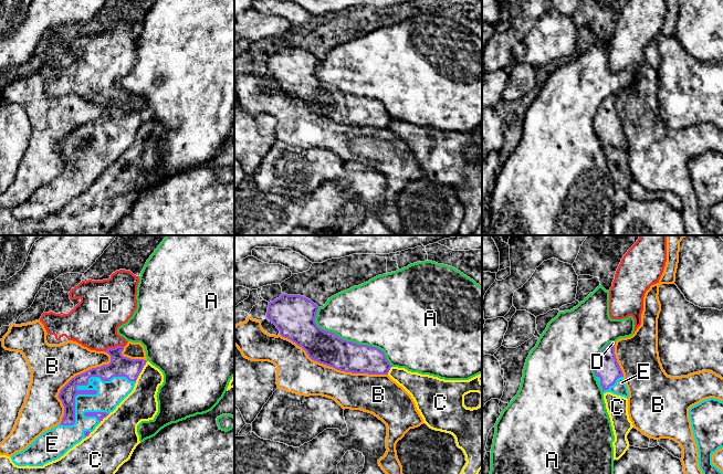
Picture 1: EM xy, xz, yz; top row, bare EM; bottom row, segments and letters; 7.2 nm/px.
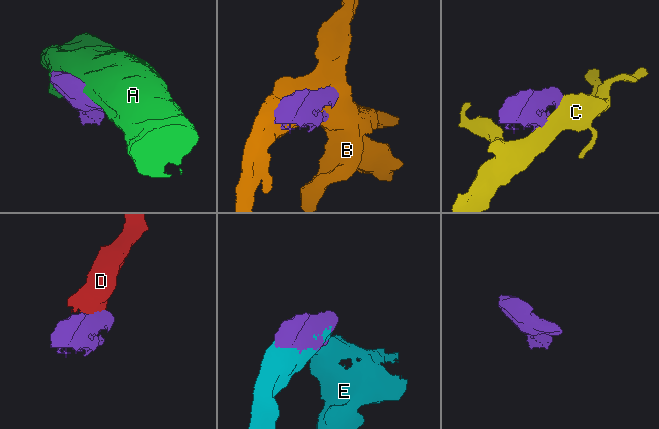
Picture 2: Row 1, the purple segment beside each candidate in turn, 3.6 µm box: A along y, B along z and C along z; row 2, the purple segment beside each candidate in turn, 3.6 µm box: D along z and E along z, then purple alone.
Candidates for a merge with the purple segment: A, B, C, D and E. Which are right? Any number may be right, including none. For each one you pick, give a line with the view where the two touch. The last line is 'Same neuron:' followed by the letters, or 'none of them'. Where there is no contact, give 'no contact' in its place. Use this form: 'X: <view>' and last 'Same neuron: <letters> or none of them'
D: xy
E: xy
Same neuron: D, E

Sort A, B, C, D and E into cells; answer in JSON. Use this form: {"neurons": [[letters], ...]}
{"neurons": [["A"], ["B"], ["C"], ["D", "E"]]}

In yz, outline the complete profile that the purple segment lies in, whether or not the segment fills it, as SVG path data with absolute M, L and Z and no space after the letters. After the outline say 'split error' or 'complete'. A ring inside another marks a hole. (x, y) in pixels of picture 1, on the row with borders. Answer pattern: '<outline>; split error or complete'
M616 343L608 344L599 354L595 365L595 376L602 393L611 392L628 399L629 392L622 370L615 355Z; split error

